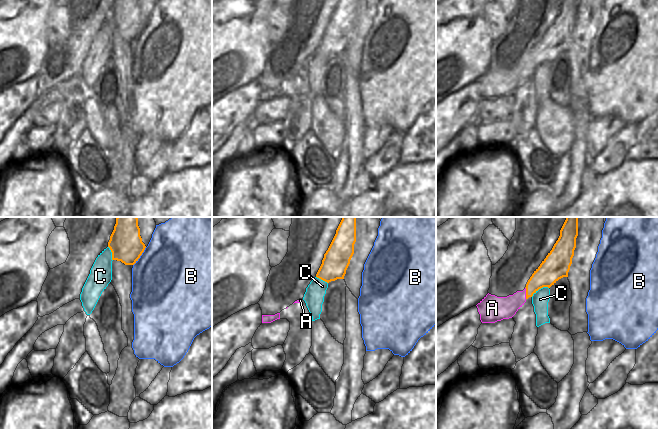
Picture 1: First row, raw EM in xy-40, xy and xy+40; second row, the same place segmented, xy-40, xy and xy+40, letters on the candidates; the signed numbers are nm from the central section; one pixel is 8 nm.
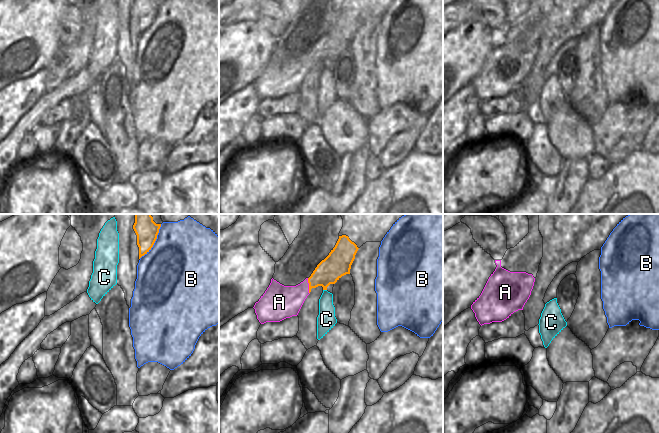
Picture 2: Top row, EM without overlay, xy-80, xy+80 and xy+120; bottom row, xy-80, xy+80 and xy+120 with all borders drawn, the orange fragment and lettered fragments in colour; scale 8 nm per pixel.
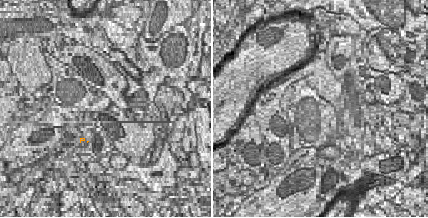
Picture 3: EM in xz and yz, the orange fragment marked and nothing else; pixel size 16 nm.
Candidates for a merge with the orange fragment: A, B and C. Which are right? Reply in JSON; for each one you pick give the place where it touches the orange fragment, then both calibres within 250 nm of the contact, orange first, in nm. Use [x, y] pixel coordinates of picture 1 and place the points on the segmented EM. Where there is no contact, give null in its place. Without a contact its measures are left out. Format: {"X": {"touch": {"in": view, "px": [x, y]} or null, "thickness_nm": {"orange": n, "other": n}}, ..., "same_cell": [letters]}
{"A": {"touch": {"in": "xy+40", "px": [526, 293]}, "thickness_nm": {"orange": 180, "other": 190}}, "same_cell": ["A"]}

